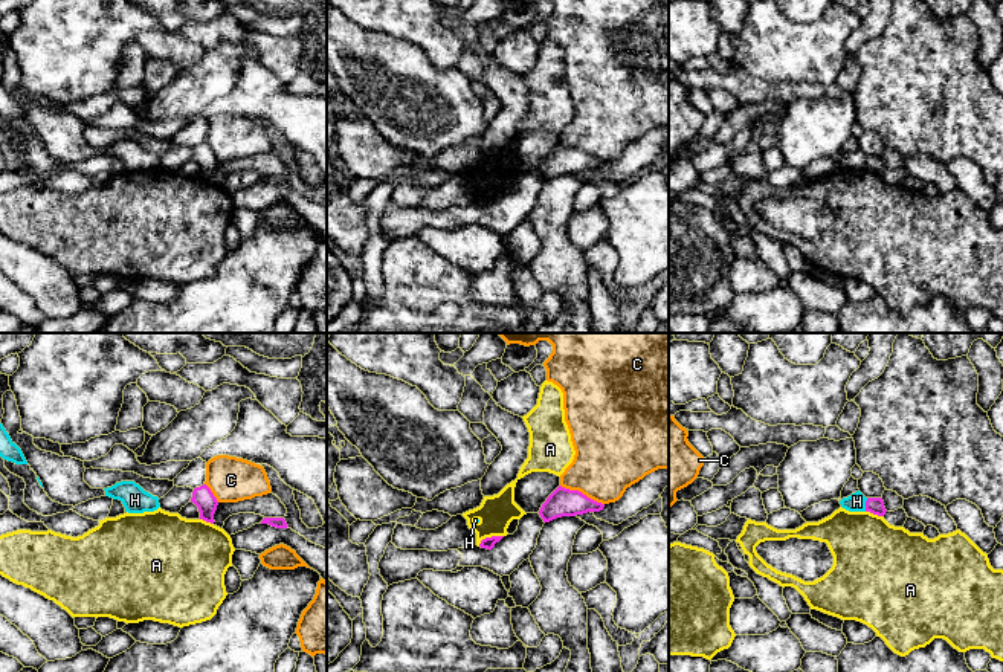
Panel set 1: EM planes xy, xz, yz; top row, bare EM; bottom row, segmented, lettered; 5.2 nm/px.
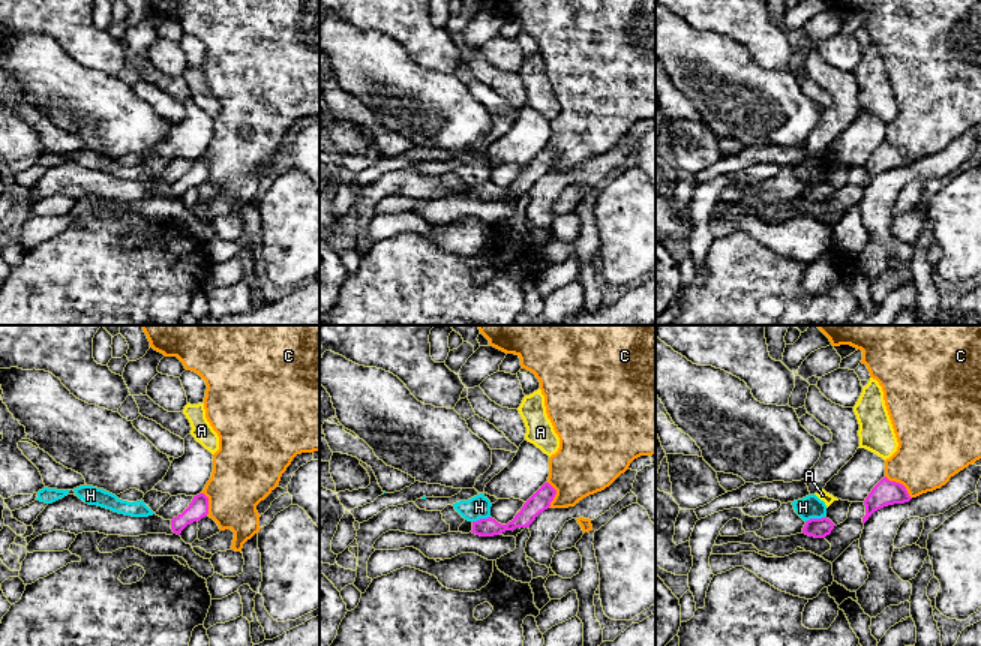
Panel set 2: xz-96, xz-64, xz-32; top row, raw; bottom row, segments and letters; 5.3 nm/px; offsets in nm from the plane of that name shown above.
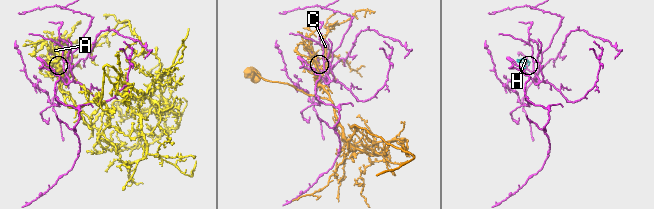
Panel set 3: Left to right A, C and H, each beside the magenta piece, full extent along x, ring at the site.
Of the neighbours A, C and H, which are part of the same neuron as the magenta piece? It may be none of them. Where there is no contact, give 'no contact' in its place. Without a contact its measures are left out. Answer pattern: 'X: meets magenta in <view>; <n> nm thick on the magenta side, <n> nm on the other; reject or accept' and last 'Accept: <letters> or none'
A: meets magenta in xz; 60 nm thick on the magenta side, 190 nm on the other; reject
C: meets magenta in xz; 150 nm thick on the magenta side, 380 nm on the other; reject
H: meets magenta in yz; 90 nm thick on the magenta side, 100 nm on the other; reject
Accept: none

